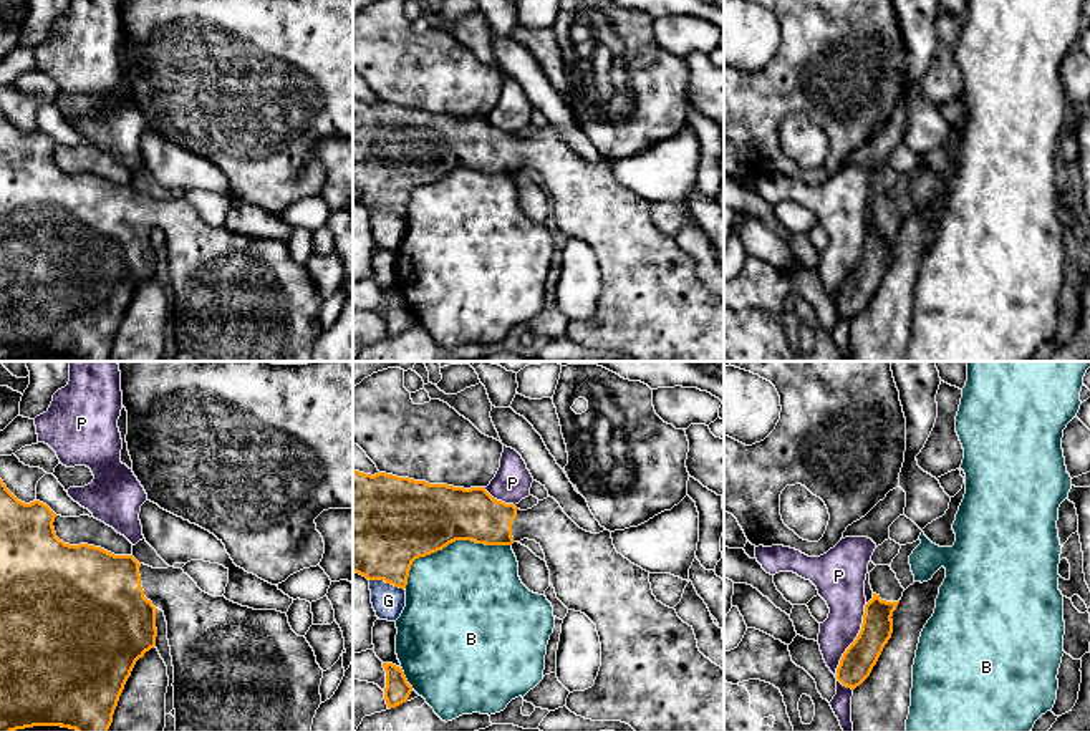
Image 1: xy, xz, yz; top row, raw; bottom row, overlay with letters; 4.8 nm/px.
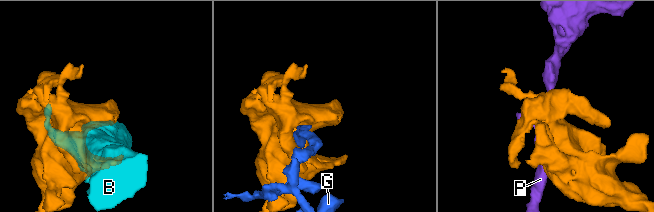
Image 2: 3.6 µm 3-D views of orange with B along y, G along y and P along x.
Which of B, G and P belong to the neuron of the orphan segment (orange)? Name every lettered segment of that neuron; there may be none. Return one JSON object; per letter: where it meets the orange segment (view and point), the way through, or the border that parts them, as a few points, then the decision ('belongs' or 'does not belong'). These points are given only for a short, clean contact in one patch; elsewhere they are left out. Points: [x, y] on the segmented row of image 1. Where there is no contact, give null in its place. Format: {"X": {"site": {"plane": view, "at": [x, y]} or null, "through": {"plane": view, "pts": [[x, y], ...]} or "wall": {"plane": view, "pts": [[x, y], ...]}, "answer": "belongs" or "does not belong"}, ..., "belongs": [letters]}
{"B": {"site": {"plane": "xz", "at": [448, 544]}, "answer": "does not belong"}, "G": {"site": {"plane": "xz", "at": [386, 582]}, "wall": {"plane": "xz", "pts": [[370, 579], [383, 579], [403, 589]]}, "answer": "does not belong"}, "P": {"site": {"plane": "yz", "at": [847, 648]}, "answer": "does not belong"}, "belongs": []}

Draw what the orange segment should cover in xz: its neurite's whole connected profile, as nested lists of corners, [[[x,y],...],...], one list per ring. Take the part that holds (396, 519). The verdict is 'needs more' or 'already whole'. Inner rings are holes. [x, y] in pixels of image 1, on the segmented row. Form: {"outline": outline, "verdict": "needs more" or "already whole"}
{"outline": [[[353,469],[353,572],[368,580],[384,580],[406,588],[416,559],[442,550],[456,540],[512,545],[523,539],[542,547],[557,598],[568,610],[585,613],[596,625],[600,637],[598,676],[591,688],[568,695],[567,708],[572,713],[591,721],[621,721],[634,731],[724,731],[724,670],[699,651],[692,627],[684,623],[674,608],[656,600],[649,572],[616,552],[610,530],[591,534],[580,529],[550,496],[532,509],[520,511],[494,499],[485,487],[464,489]]], "verdict": "needs more"}

